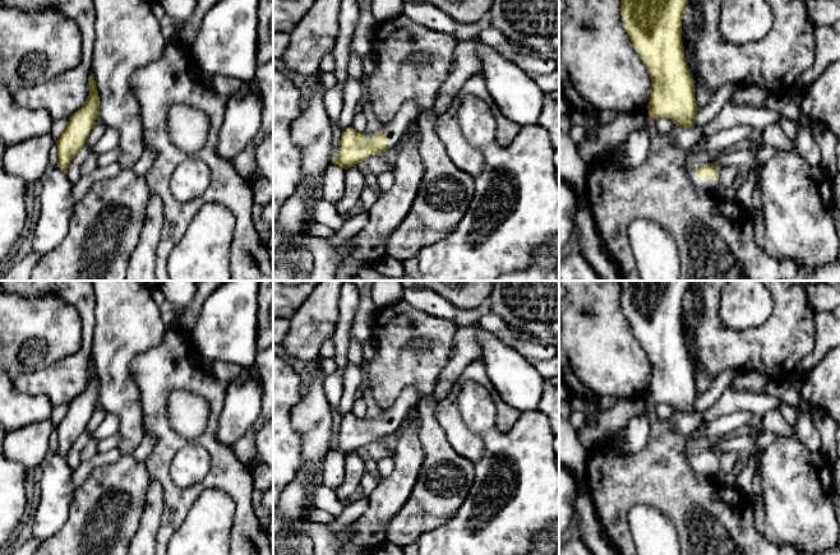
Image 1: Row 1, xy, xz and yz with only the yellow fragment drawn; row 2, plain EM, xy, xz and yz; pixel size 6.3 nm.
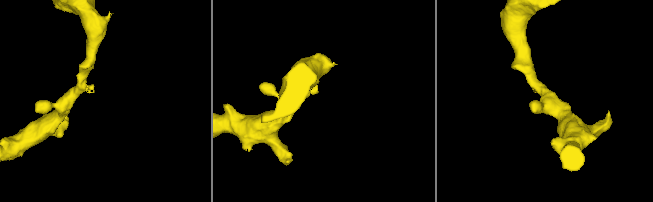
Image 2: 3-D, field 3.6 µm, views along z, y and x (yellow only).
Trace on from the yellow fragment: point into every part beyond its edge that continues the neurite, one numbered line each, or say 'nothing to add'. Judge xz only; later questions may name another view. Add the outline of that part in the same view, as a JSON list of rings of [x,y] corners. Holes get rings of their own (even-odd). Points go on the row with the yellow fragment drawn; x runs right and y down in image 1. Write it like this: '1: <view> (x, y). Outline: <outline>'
1: xz (406, 116). Outline: [[[414,101],[402,105],[396,117],[389,122],[383,122],[379,131],[387,133],[387,147],[393,149],[406,133],[406,130],[416,122],[420,111]]]

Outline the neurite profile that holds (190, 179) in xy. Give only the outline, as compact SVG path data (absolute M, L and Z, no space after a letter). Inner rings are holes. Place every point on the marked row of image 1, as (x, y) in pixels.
M188 157L177 166L170 180L175 199L189 202L200 196L209 185L209 168L199 158Z

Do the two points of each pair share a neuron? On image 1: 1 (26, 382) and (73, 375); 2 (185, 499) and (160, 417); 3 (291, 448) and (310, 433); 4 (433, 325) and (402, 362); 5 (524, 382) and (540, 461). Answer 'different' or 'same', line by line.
1: same
2: same
3: different
4: same
5: different

